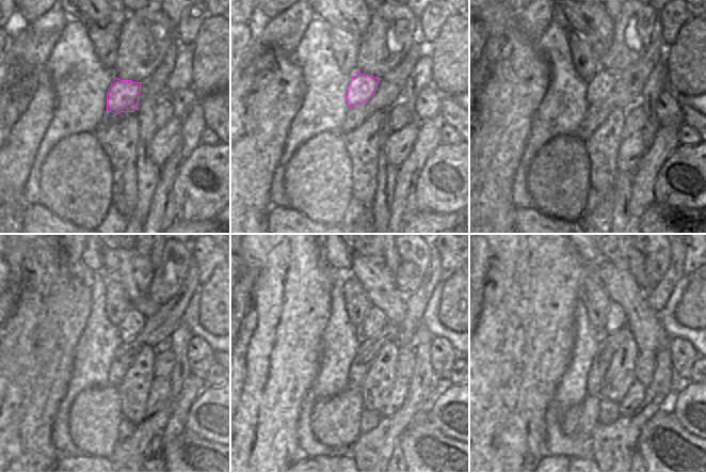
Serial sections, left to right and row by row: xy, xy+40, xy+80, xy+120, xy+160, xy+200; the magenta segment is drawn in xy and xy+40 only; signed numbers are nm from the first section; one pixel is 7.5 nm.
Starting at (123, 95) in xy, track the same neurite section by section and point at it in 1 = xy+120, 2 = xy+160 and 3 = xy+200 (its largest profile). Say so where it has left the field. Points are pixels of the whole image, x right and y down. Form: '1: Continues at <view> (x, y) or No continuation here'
1: Continues at xy+120 (133, 321)
2: Continues at xy+160 (374, 320)
3: Continues at xy+200 (615, 318)

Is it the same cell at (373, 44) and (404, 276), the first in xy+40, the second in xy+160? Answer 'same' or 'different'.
same

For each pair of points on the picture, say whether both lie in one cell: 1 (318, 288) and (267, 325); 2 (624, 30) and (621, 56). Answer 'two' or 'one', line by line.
1: one
2: one

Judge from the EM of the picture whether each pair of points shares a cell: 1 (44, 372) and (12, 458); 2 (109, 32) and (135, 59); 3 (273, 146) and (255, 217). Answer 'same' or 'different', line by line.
1: same
2: different
3: different

